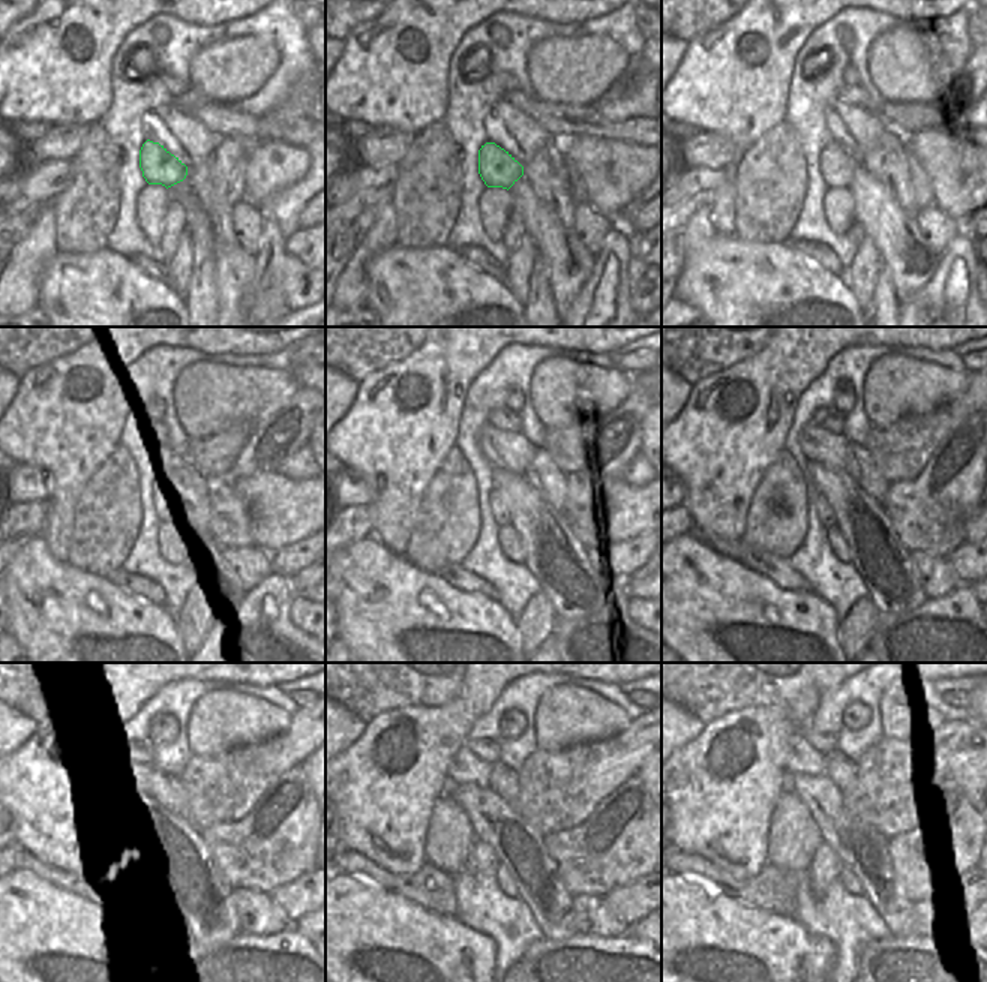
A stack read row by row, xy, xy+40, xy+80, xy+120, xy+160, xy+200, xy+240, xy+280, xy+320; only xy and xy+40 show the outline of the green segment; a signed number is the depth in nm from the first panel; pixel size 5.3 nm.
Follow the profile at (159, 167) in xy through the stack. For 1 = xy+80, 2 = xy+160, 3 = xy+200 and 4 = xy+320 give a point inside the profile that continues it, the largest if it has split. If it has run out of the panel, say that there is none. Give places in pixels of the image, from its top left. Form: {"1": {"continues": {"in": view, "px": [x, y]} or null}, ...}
{"1": {"continues": {"in": "xy+80", "px": [836, 165]}}, "2": {"continues": {"in": "xy+160", "px": [498, 505]}}, "3": {"continues": {"in": "xy+200", "px": [825, 516]}}, "4": {"continues": {"in": "xy+320", "px": [825, 867]}}}

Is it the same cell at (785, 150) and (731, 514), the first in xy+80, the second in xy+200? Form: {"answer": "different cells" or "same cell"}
{"answer": "different cells"}

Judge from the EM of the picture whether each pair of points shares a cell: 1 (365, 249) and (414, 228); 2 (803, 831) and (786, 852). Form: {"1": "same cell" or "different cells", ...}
{"1": "different cells", "2": "same cell"}

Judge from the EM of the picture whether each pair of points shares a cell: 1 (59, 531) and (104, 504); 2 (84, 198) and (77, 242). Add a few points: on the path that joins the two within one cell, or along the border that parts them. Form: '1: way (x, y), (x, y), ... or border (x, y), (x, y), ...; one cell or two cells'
1: border (83, 490), (74, 513), (74, 529), (66, 558); two cells
2: way (84, 209), (83, 225), (77, 231); one cell

